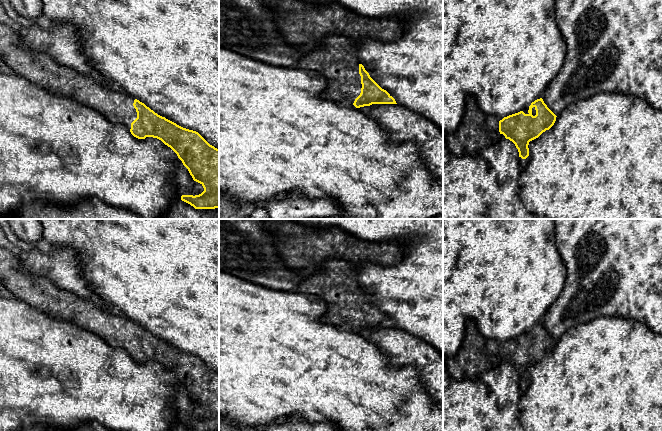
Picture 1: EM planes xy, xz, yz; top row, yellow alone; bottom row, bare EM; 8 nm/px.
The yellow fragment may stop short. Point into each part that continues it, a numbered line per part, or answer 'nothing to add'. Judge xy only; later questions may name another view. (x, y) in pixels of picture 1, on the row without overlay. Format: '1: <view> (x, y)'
1: xy (42, 294)

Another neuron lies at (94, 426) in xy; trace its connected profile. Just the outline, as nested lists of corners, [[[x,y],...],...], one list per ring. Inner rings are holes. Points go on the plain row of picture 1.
[[[97,422],[93,423],[84,423],[80,427],[74,429],[55,429],[53,427],[47,427],[40,424],[34,425],[25,425],[20,431],[116,431],[106,428],[105,426],[98,424]]]

